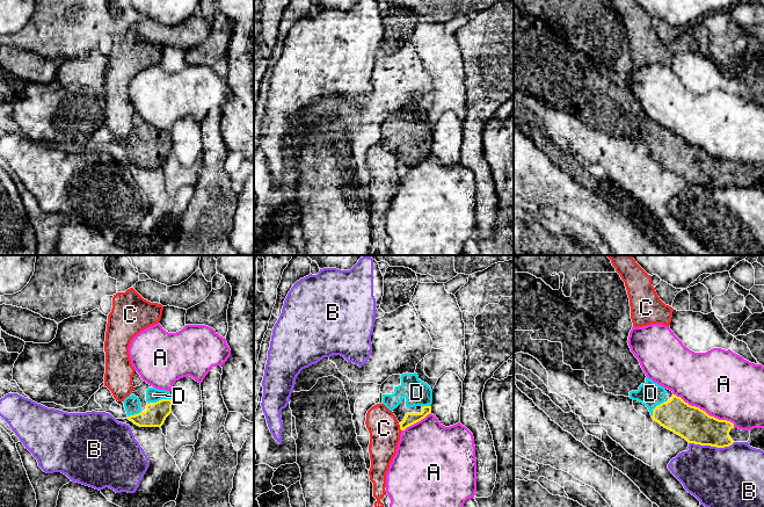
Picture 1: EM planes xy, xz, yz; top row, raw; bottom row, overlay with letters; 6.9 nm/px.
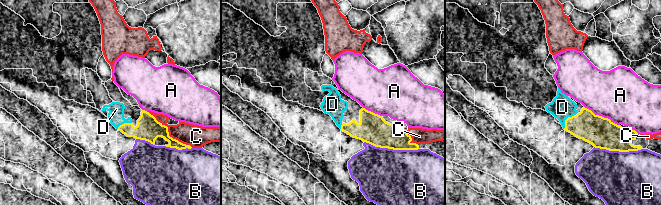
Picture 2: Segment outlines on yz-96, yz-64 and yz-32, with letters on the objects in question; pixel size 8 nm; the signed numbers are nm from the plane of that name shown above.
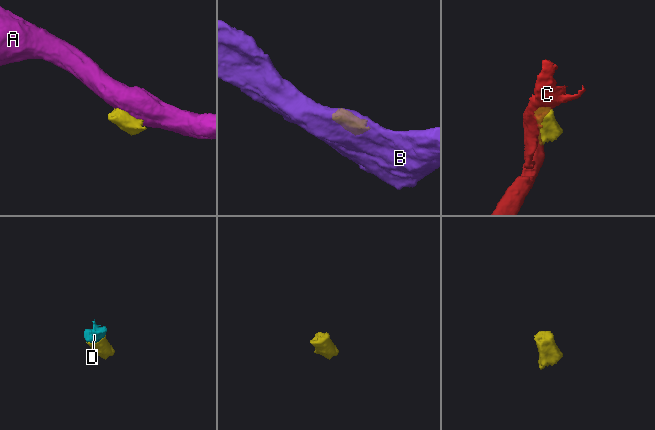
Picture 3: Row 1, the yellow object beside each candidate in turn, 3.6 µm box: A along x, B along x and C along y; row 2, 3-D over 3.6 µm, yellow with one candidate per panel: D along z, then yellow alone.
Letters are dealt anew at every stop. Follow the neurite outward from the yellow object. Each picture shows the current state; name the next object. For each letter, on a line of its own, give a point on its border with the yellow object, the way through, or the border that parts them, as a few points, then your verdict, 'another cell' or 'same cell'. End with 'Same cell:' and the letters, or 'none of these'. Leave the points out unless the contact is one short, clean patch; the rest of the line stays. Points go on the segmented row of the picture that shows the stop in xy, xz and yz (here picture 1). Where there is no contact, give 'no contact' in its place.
A: contact yz (704, 411); another cell
B: contact yz (711, 446); border yz (734, 442), (724, 447), (689, 443); another cell
C: contact xz (400, 427); another cell
D: contact xy (162, 399); way xy (155, 414), (162, 406), (162, 399), (153, 395); same cell
Same cell: D

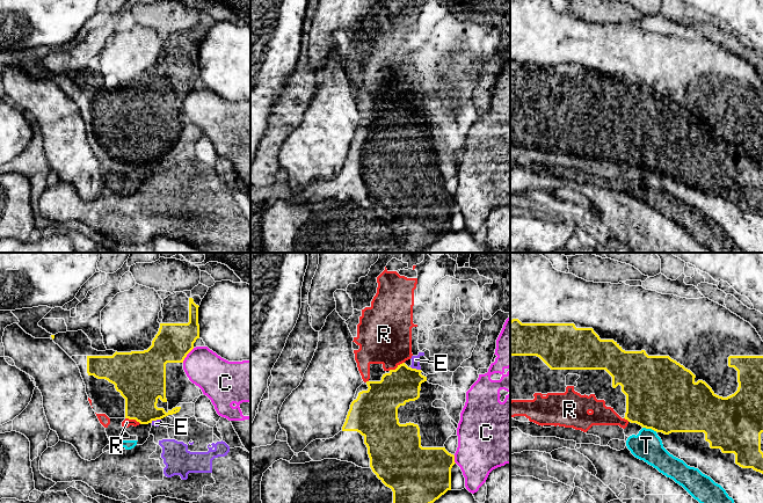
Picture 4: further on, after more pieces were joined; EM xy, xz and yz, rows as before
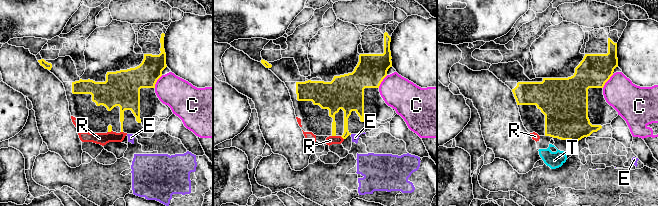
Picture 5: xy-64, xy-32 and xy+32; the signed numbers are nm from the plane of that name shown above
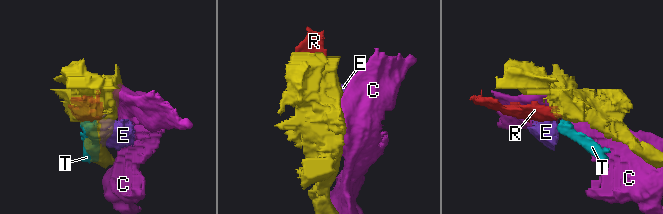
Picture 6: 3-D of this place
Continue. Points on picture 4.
C: contact xy (187, 354); another cell
E: contact xz (415, 369); border xz (411, 366), (420, 370); another cell
R: contact xz (397, 367); way xz (382, 400), (397, 385), (397, 367), (392, 347), (384, 334); same cell
T: contact yz (649, 428); border yz (642, 427), (656, 431); another cell
Same cell: R

